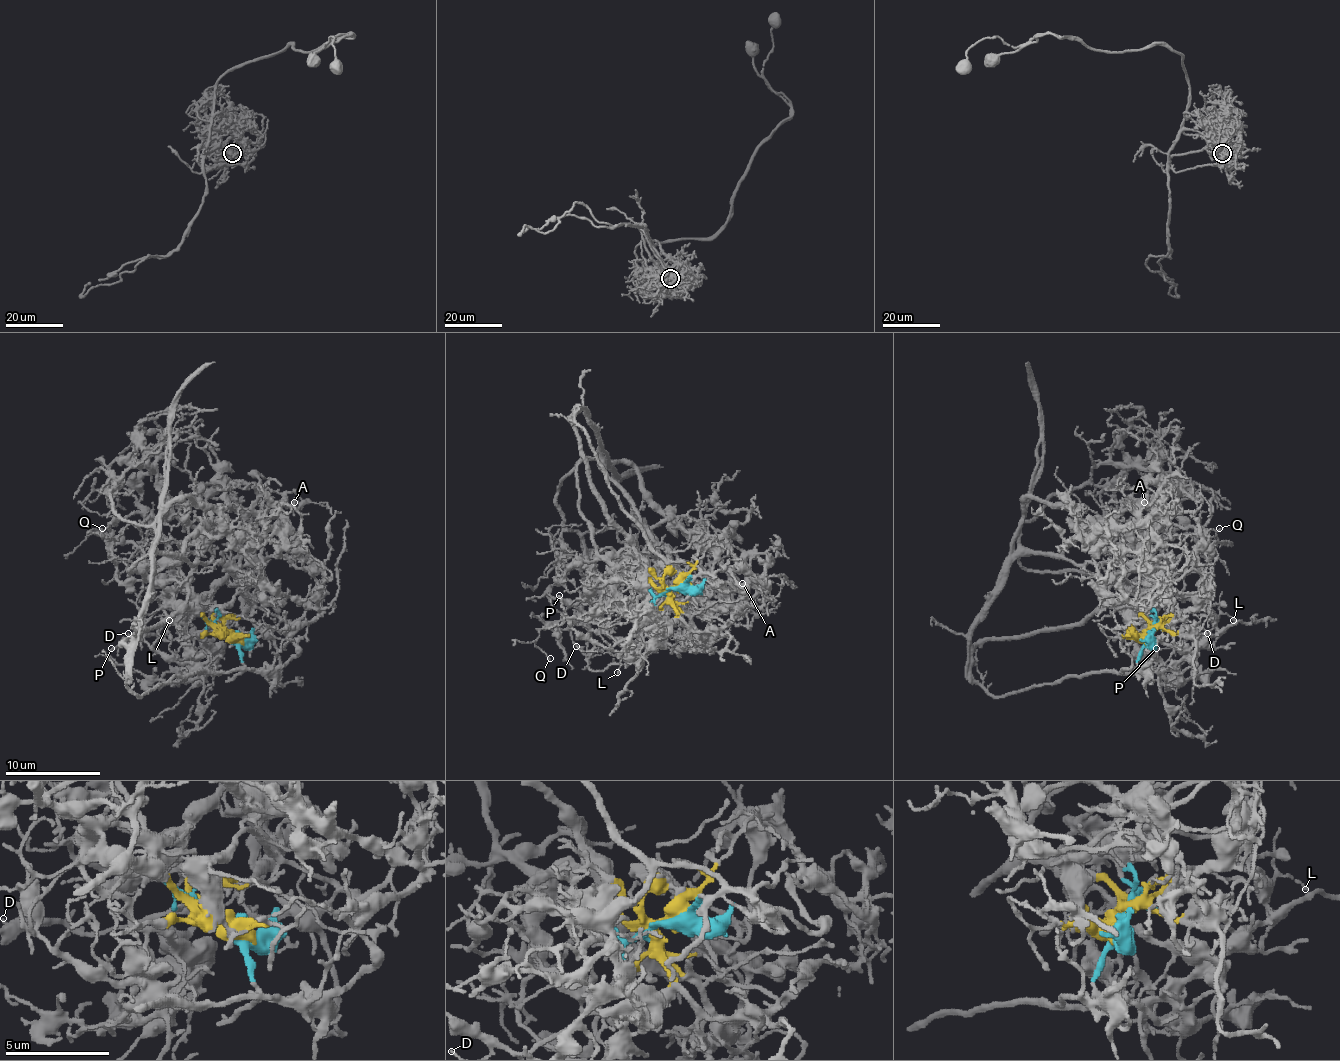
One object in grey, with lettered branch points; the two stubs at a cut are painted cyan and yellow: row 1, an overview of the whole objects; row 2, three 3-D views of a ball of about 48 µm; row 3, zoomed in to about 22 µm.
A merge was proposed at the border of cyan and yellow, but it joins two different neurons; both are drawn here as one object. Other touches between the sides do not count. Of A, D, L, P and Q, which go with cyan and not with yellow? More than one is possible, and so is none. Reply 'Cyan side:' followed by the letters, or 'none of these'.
Cyan side: Q

